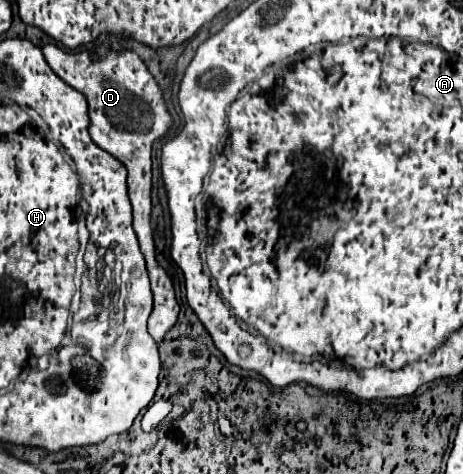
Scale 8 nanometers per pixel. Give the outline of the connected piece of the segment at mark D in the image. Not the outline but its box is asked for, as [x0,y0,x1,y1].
[42,41,180,343]

